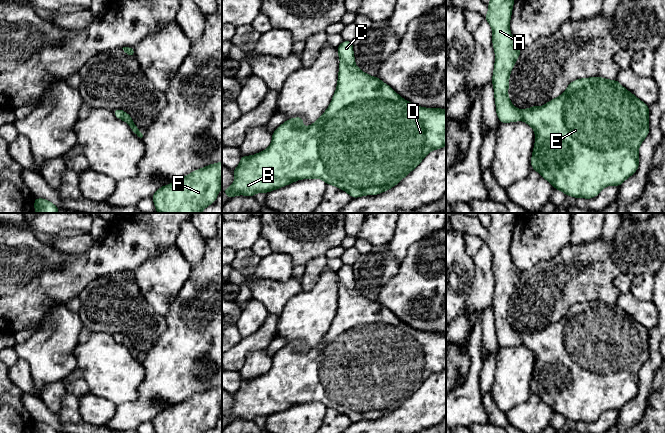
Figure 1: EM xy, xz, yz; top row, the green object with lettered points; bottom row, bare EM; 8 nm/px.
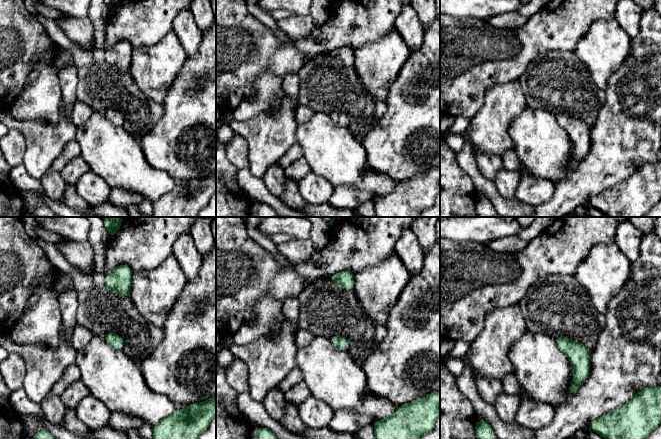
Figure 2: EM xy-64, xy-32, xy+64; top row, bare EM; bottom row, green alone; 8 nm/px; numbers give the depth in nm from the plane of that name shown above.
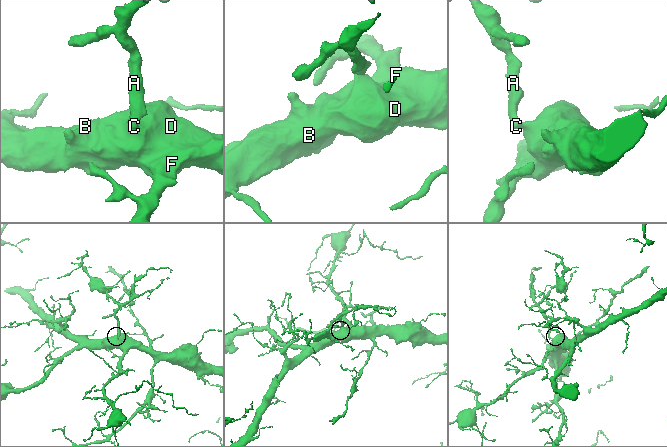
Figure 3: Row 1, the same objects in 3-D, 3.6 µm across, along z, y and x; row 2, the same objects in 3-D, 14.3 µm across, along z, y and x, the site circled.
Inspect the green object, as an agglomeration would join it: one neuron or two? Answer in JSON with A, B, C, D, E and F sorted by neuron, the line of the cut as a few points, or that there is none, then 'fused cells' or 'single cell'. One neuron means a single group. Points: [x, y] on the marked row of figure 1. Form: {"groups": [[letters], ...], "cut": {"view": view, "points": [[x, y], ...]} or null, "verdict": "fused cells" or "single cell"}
{"groups": [["A", "B", "C", "D", "E", "F"]], "cut": null, "verdict": "single cell"}

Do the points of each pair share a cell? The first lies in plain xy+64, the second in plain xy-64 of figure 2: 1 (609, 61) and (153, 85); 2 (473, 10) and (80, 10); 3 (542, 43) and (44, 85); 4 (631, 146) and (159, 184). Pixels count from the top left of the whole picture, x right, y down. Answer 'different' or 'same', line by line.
1: same
2: same
3: different
4: different

